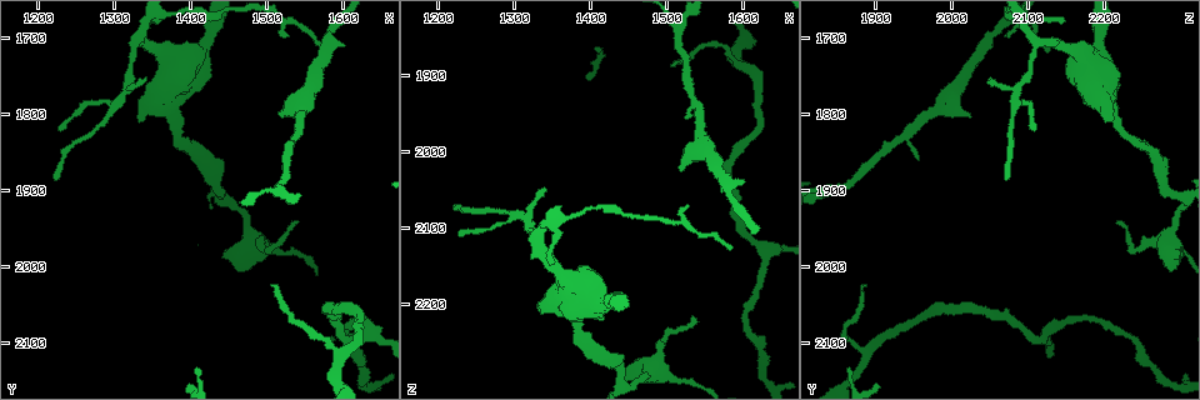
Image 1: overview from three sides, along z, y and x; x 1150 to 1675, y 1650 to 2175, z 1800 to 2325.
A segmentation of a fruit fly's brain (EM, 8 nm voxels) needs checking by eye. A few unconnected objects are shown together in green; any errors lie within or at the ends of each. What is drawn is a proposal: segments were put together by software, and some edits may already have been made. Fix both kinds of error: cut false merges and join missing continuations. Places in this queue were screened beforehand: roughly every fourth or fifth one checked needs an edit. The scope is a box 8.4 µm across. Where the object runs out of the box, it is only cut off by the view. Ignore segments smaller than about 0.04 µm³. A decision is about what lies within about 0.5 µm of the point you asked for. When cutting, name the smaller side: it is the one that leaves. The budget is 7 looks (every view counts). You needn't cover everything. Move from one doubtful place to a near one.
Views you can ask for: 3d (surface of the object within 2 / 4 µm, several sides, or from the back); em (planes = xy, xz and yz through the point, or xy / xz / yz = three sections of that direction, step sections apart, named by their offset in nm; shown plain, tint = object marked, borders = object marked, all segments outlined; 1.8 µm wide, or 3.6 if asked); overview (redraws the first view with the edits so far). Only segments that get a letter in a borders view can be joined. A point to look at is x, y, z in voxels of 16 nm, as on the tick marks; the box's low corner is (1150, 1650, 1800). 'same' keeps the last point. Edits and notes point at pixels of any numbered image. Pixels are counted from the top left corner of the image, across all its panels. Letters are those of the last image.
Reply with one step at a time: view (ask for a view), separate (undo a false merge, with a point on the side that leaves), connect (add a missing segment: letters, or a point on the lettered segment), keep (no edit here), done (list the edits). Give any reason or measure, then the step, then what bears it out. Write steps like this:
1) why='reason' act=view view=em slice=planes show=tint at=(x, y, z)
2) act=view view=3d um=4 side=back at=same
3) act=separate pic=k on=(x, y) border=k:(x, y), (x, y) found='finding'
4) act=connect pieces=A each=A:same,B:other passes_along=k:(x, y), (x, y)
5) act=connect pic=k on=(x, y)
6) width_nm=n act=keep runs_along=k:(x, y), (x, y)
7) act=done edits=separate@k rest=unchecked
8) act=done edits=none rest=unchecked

why='stops while still wide' act=view view=em slice=xy step=8 show=borders at=(1515, 1795, 2025)

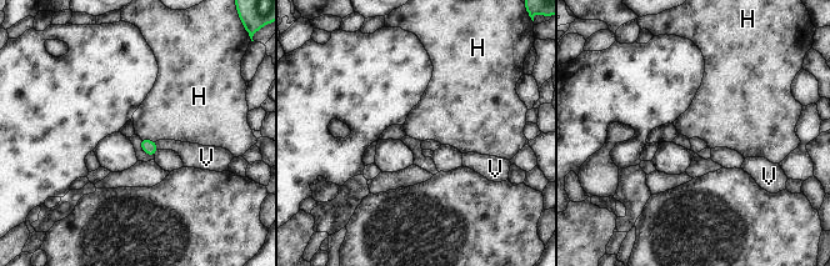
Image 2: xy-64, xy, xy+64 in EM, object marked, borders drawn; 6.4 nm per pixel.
why='another direction' act=view view=em slice=planes show=borders at=same

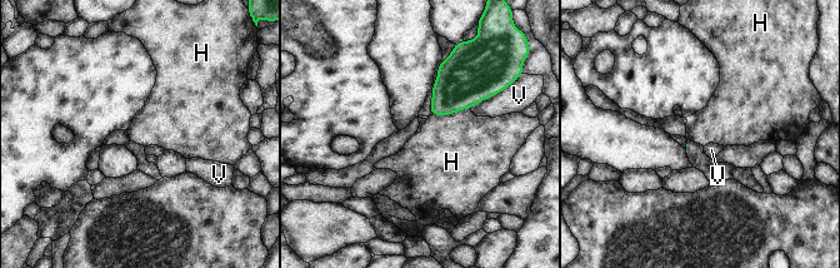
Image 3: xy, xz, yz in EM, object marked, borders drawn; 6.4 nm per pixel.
act=keep each=H:other,V:other border=3:(470, 107), (453, 113), (431, 115) found='no lettered segment goes on from it'

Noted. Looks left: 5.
why='thick turns thin' act=view view=em slice=xy step=16 show=plain at=(1480, 1970, 2285)

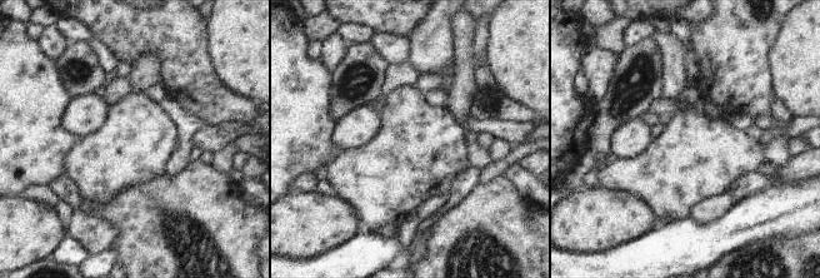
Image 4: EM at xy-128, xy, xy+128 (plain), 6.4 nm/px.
why='see the neighbours' act=view view=em slice=xy step=16 show=borders at=same

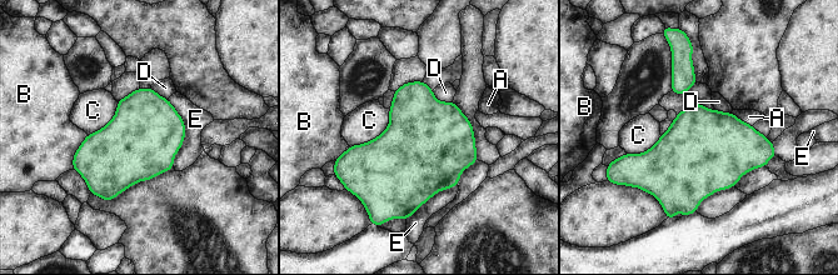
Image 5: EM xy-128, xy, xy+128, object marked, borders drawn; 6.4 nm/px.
width_nm=480 act=keep each=A:other,B:other,C:other,D:other,E:other border=5:(389, 109), (377, 136), (349, 146) found='continuous, no second neuron'

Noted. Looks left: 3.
why='thin end' act=view view=3d um=2 at=(1230, 1820, 2105)

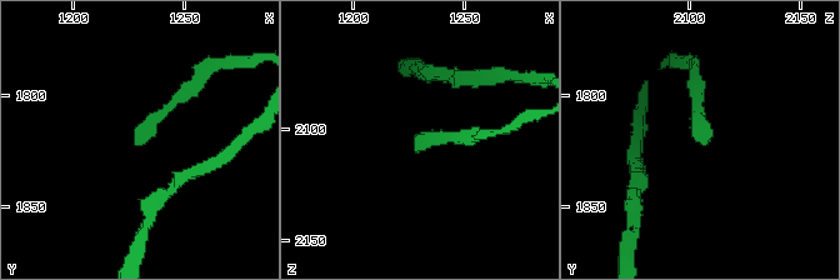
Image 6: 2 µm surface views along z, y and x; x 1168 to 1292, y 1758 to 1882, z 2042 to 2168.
why='need the tissue' act=view view=em slice=yz step=8 show=borders at=(1226, 1819, 2108)

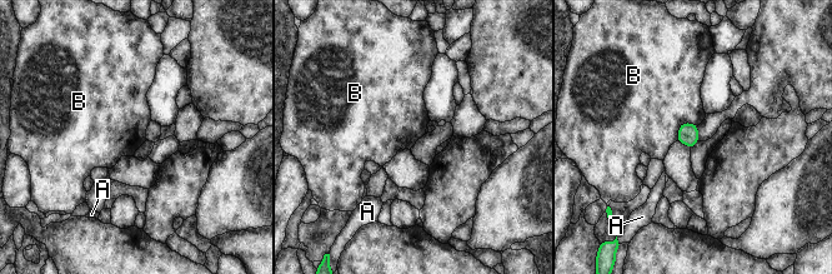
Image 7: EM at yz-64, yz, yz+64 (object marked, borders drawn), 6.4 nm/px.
width_nm=130 act=keep each=A:other,B:other border=7:(697, 124), (682, 123), (676, 139) found='no lettered segment goes on from it'

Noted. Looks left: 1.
act=done edits=none rest=unchecked

